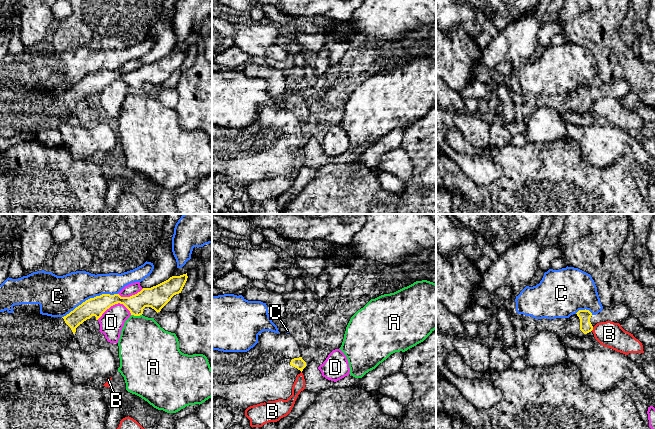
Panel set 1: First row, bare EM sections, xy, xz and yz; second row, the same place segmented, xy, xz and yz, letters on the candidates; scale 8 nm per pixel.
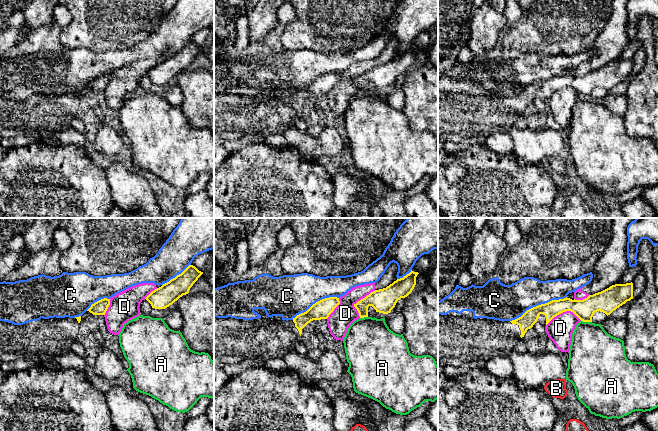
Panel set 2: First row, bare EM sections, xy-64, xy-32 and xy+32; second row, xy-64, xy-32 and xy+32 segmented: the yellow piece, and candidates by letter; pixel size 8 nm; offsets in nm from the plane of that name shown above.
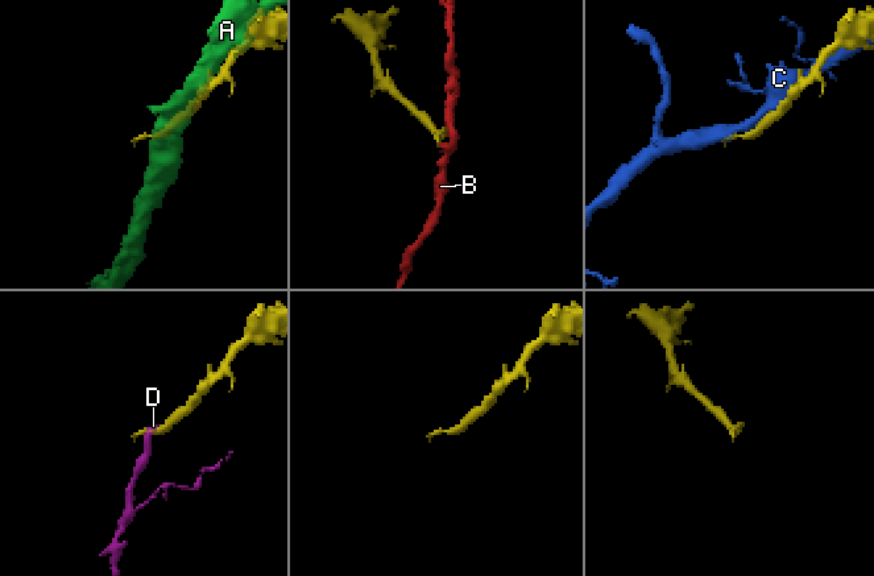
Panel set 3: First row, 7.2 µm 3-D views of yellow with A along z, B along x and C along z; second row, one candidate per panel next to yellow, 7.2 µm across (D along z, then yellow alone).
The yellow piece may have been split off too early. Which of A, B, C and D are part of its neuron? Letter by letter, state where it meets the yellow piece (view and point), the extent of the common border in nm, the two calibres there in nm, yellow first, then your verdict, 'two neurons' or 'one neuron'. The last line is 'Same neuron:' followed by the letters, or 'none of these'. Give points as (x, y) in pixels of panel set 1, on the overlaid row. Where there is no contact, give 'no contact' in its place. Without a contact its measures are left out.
A: meets yellow in xy at (136, 315); contact 90 nm long; 190 nm thick on the yellow side, 400 nm on the other; two neurons
B: meets yellow in yz at (592, 329); contact 40 nm long; 100 nm thick on the yellow side, 200 nm on the other; two neurons
C: meets yellow in xy at (90, 298); contact 480 nm long; 150 nm thick on the yellow side, 320 nm on the other; two neurons
D: meets yellow in xy at (114, 304); contact 280 nm long; 150 nm thick on the yellow side, 190 nm on the other; two neurons
Same neuron: none of these

